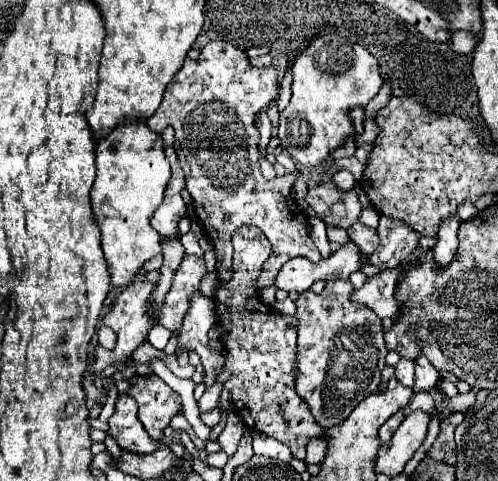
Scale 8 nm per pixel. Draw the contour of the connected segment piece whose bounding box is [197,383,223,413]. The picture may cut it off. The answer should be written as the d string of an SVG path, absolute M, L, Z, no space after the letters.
M215 383L215 385L211 385L209 389L205 389L205 393L203 393L203 397L197 401L199 403L199 413L205 413L207 409L213 409L213 407L217 407L219 405L219 393L221 393L221 383Z

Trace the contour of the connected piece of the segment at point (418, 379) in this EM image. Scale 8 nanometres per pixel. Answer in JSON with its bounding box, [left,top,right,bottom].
[413,355,439,393]

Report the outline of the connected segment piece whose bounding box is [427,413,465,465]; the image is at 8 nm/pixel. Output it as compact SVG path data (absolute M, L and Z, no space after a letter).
M449 413L441 425L439 425L439 435L435 439L435 443L431 445L431 449L427 451L427 457L433 457L435 461L447 463L447 465L455 465L457 463L457 447L453 441L453 433L455 427L465 419L465 413Z

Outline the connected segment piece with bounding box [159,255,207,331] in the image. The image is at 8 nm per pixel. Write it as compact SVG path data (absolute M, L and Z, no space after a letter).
M185 255L183 263L179 265L171 291L165 297L165 305L159 313L159 325L163 325L169 331L175 331L181 327L183 315L189 307L189 299L193 291L199 289L201 277L207 273L203 257L197 255Z

